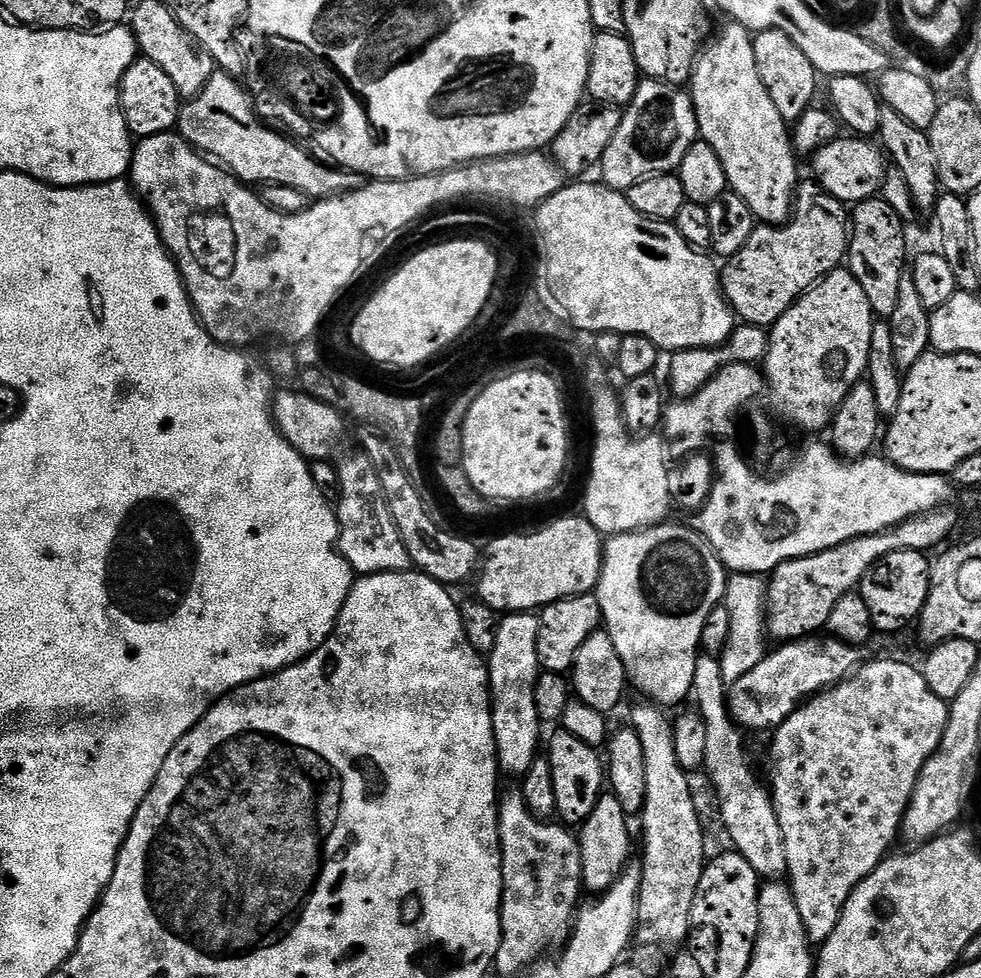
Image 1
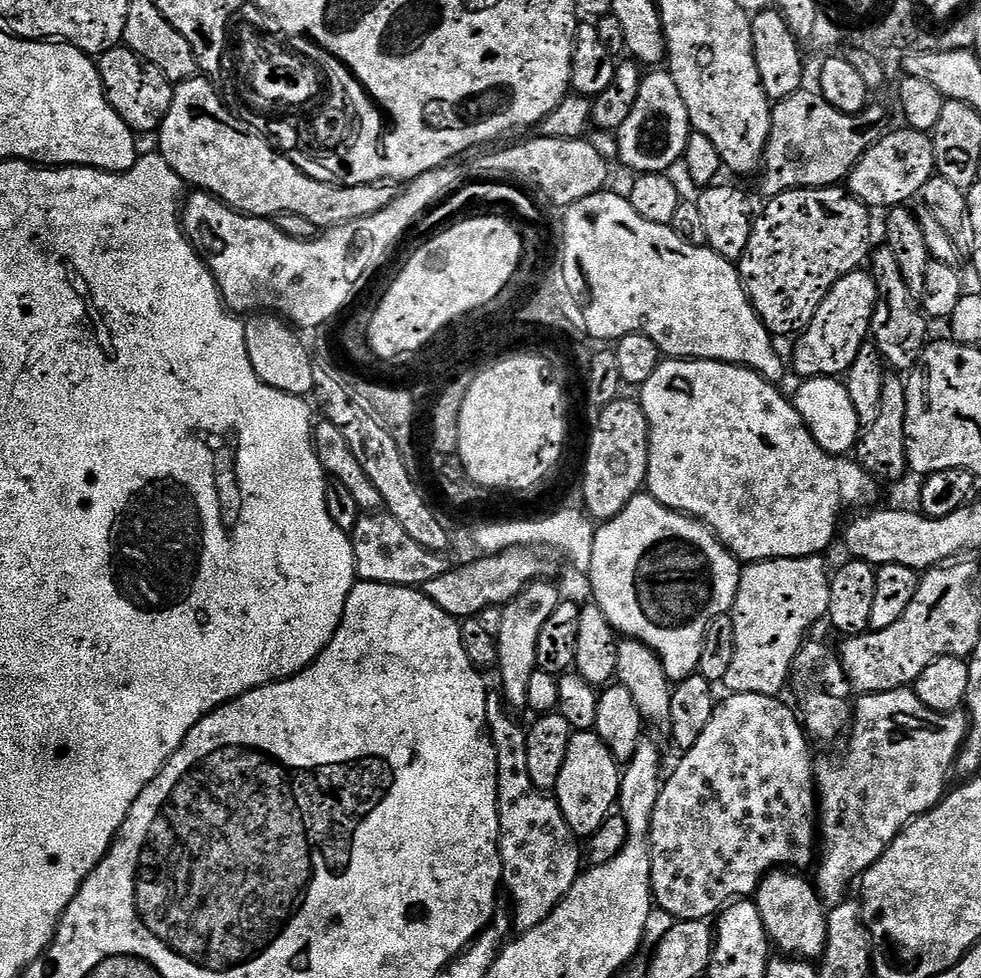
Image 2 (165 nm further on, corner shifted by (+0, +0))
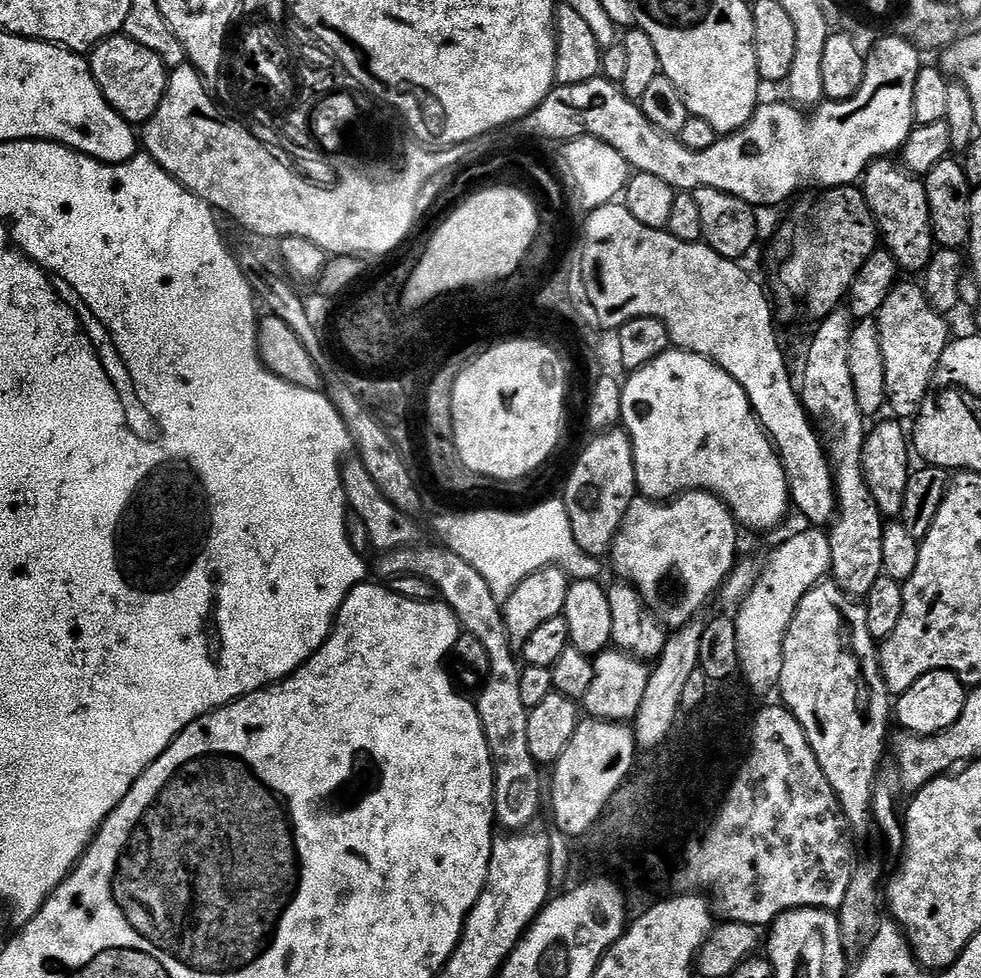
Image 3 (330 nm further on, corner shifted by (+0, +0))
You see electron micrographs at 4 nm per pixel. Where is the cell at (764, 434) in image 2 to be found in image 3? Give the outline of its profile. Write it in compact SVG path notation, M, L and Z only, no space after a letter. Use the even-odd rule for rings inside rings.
M669 350L662 353L654 362L646 366L635 369L623 381L622 390L622 414L620 415L620 424L625 432L628 433L632 449L634 450L634 470L636 471L636 487L641 497L649 500L667 500L675 498L682 492L710 492L717 496L721 502L732 511L732 517L736 519L737 525L753 528L760 532L763 528L776 528L790 513L790 501L788 498L788 483L786 482L786 470L782 470L780 455L772 445L772 439L768 436L768 431L763 427L757 416L755 409L752 408L750 398L742 386L726 370L722 370L713 360L707 356L699 356L693 352L683 350Z

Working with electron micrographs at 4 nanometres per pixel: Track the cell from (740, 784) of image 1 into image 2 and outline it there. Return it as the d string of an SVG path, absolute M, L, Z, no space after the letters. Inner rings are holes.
M792 870L768 873L758 886L754 903L758 906L758 914L762 914L762 926L766 926L769 941L775 947L777 944L785 957L816 962L824 955L828 913L824 901L816 894L813 881L800 876L803 875Z

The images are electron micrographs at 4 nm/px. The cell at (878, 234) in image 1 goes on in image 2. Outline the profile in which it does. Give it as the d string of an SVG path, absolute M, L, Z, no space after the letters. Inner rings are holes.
M886 246L878 248L870 256L870 271L878 290L876 309L872 315L870 340L884 357L887 367L904 374L915 368L916 357L923 352L925 344L929 343L929 321L917 297L913 296L906 286L906 278L902 278L902 270L898 270L898 258Z

